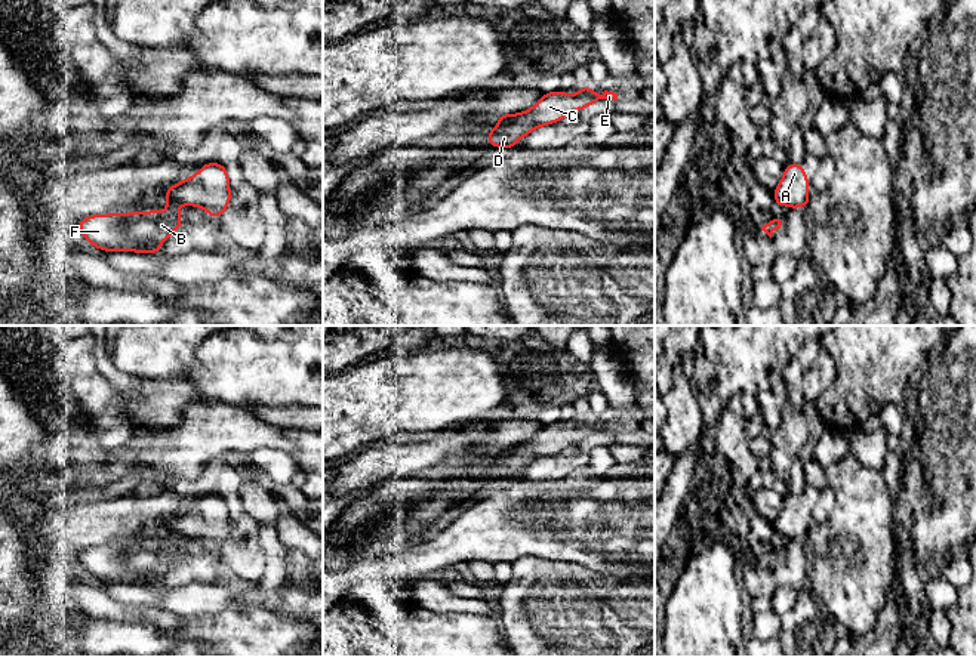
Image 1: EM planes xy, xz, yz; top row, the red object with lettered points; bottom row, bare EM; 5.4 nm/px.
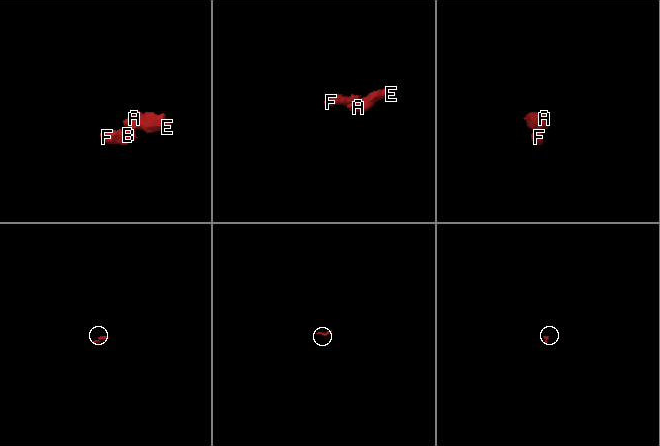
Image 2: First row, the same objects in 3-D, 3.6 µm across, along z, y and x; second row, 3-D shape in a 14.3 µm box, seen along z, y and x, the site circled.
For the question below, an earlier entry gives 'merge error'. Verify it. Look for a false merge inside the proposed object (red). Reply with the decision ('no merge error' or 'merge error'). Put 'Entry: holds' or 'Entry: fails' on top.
Entry: holds
merge error

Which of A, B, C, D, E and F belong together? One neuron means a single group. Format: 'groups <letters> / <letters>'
groups A C D E / B F

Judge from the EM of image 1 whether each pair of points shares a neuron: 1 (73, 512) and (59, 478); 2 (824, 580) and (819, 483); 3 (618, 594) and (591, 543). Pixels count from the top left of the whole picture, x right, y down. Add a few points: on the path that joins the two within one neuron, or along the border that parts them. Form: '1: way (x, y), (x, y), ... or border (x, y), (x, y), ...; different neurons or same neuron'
1: border (82, 483), (57, 490), (45, 500); different neurons
2: border (824, 469), (828, 486); different neurons
3: border (624, 580), (630, 582); different neurons

